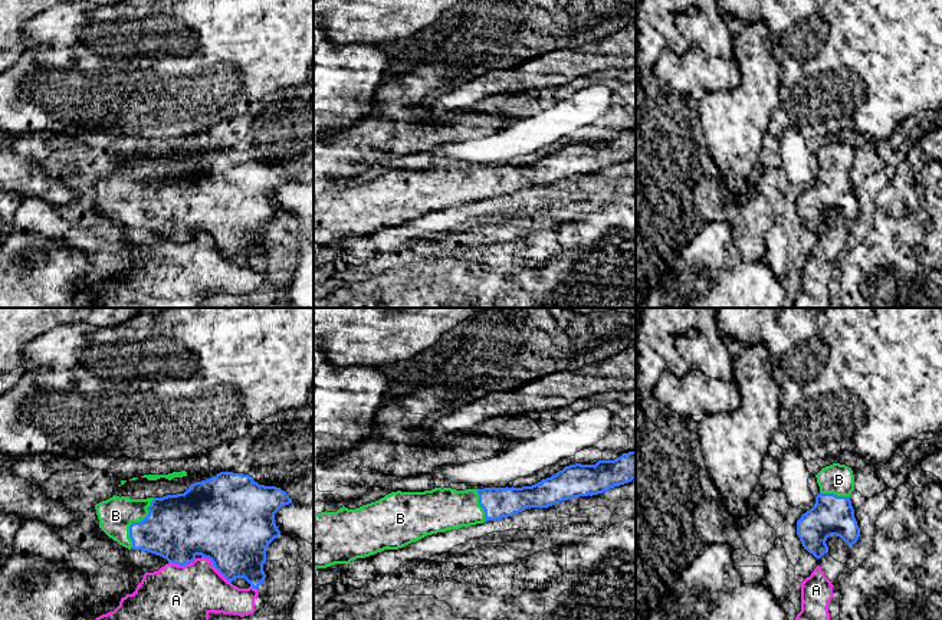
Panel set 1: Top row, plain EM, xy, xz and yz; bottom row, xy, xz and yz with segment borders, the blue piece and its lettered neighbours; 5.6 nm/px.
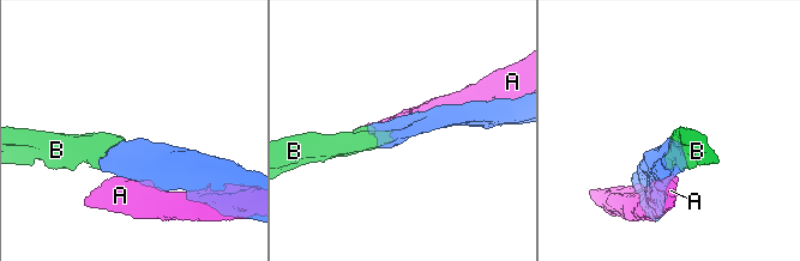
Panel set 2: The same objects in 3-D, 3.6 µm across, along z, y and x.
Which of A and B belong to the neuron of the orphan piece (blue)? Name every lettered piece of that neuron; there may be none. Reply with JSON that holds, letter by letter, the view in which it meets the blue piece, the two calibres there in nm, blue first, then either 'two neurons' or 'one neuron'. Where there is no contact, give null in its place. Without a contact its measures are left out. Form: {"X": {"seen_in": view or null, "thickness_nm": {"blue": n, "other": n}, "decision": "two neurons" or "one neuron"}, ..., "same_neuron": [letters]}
{"A": {"seen_in": "xy", "thickness_nm": {"blue": 440, "other": 360}, "decision": "two neurons"}, "B": {"seen_in": "xy", "thickness_nm": {"blue": 360, "other": 200}, "decision": "one neuron"}, "same_neuron": ["B"]}

